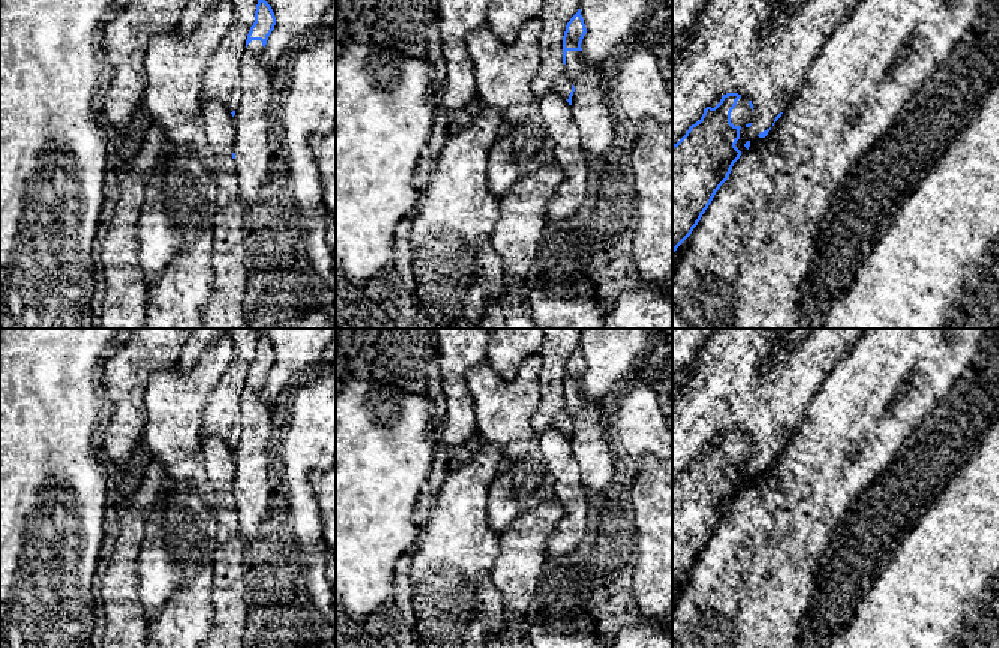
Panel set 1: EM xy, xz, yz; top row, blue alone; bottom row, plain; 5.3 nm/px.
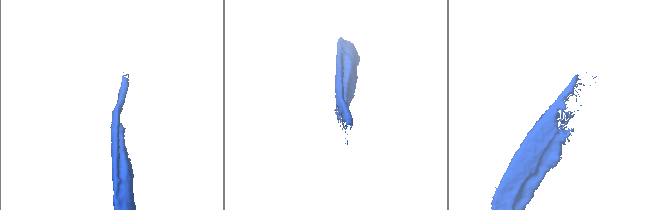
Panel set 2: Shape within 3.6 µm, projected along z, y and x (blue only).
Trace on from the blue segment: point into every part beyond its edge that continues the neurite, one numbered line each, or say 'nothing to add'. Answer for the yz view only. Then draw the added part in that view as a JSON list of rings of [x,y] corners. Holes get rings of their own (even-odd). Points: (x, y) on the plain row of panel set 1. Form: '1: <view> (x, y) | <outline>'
1: yz (741, 450) | [[[741,432],[730,448],[730,459],[734,462],[740,462],[741,465],[746,465],[746,462],[752,459],[753,454],[754,454],[754,446],[750,444],[748,435]]]

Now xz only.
1: xz (594, 443) | [[[582,387],[566,388],[564,402],[574,423],[570,446],[586,494],[606,492],[620,466],[622,446],[615,426],[618,398],[592,399]]]

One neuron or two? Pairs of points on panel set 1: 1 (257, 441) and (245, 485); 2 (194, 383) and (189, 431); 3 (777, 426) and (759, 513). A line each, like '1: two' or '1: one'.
1: one
2: one
3: two

